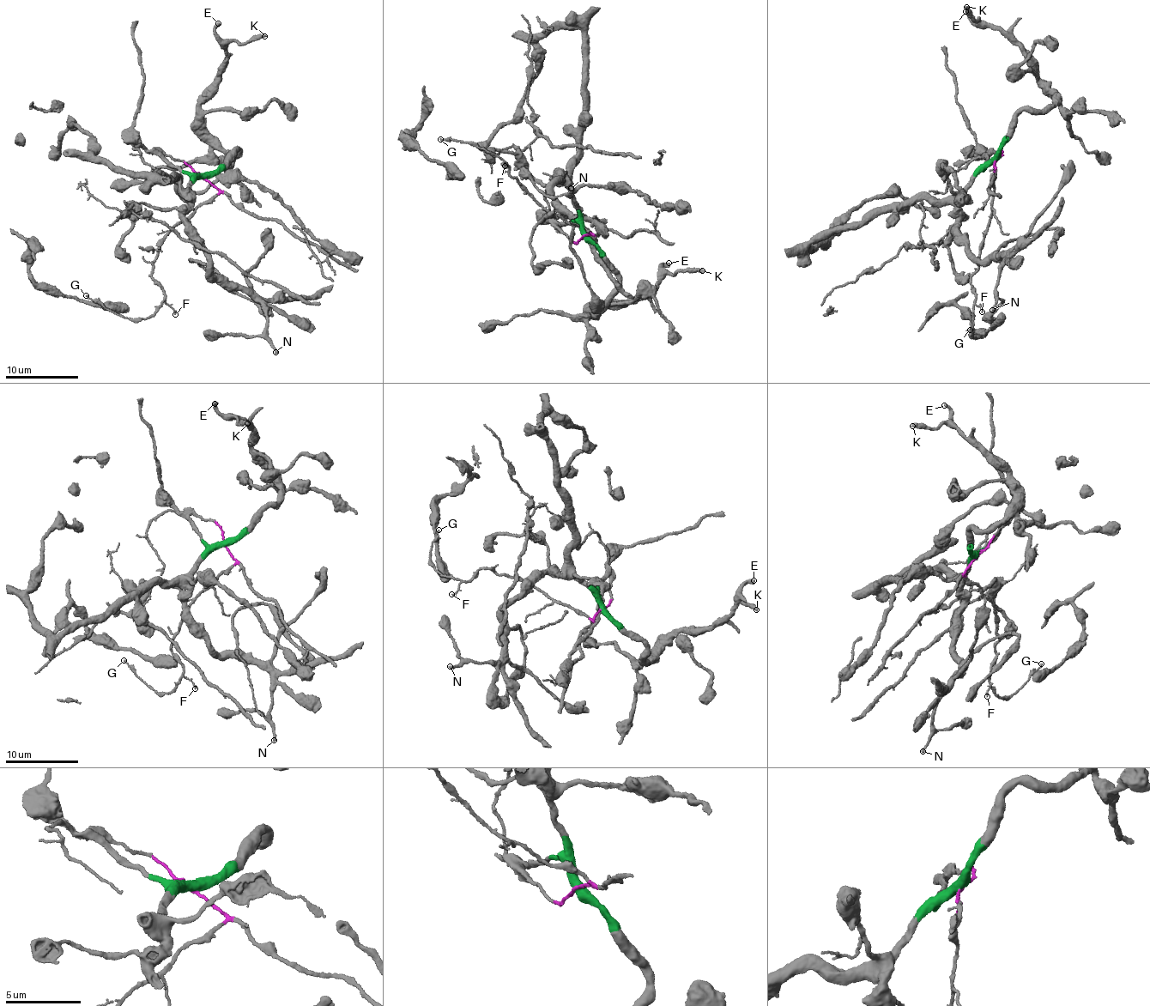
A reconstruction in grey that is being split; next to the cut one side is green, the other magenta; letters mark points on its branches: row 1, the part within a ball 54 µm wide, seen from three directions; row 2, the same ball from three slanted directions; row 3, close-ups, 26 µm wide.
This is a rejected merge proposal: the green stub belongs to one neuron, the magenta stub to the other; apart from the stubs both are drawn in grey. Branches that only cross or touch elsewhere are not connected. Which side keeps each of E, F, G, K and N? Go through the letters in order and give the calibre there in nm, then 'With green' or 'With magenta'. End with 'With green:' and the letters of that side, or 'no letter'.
E: Thickness 320 nm. With green
F: Thickness 100 nm. With magenta
G: Thickness 110 nm. With magenta
K: Thickness 360 nm. With green
N: Thickness 240 nm. With green
With green: E, K, N

